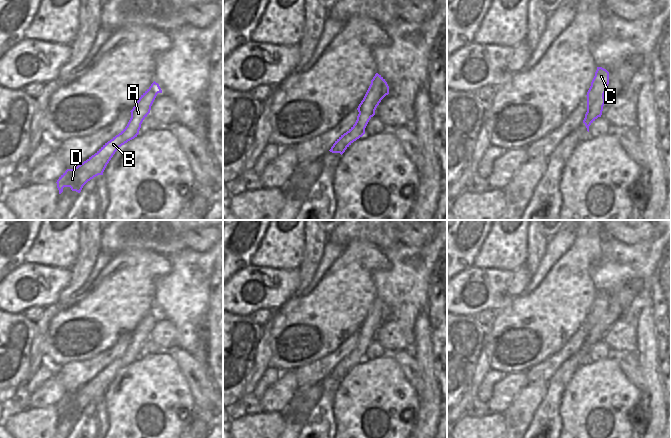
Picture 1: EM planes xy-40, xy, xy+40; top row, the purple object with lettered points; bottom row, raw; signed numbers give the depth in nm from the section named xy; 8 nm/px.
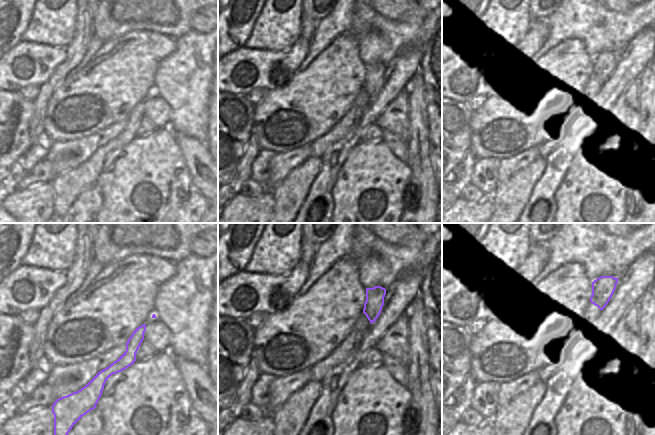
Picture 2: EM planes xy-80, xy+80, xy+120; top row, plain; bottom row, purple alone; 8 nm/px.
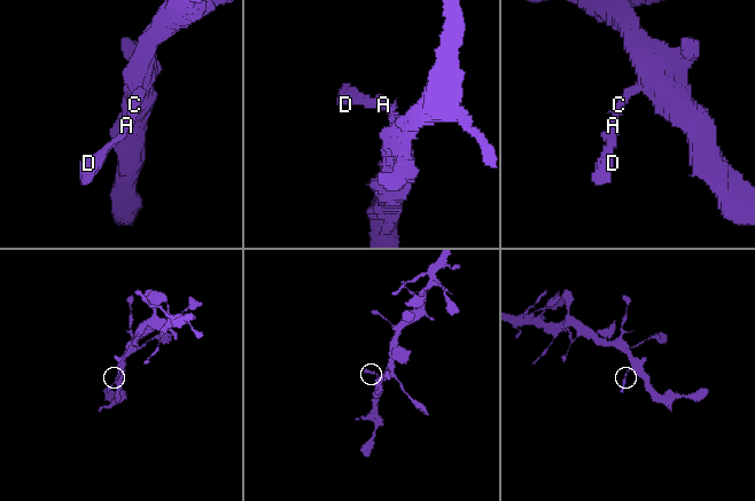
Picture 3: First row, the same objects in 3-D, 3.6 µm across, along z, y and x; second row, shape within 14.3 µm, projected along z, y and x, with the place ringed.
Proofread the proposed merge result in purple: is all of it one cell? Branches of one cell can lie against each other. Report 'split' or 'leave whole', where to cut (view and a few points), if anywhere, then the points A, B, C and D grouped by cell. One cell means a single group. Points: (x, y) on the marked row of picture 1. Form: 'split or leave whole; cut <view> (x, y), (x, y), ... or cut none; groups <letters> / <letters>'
leave whole; cut none; groups A B C D

